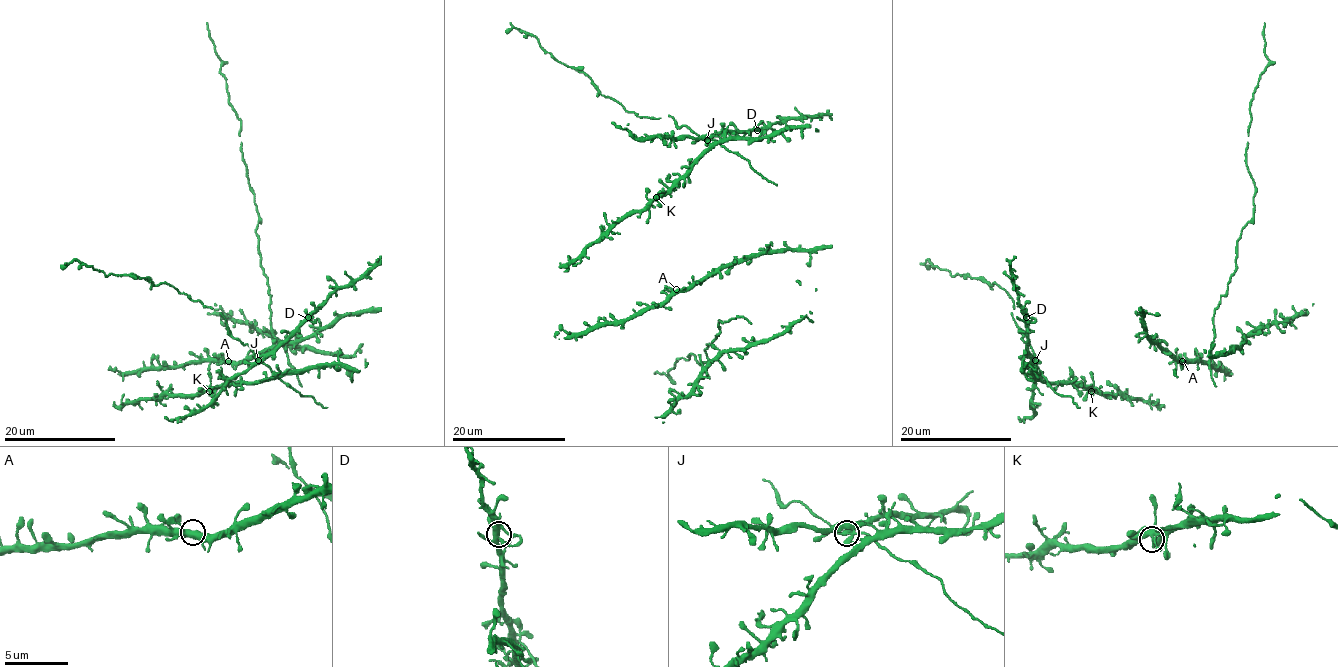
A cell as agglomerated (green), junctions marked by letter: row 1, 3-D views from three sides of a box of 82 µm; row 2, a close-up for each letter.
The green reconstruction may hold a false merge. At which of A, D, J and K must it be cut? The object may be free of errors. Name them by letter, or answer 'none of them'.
none of them

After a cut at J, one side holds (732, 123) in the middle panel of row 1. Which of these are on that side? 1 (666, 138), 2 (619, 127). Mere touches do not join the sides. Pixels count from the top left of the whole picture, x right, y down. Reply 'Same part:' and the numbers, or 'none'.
Same part: 1, 2

